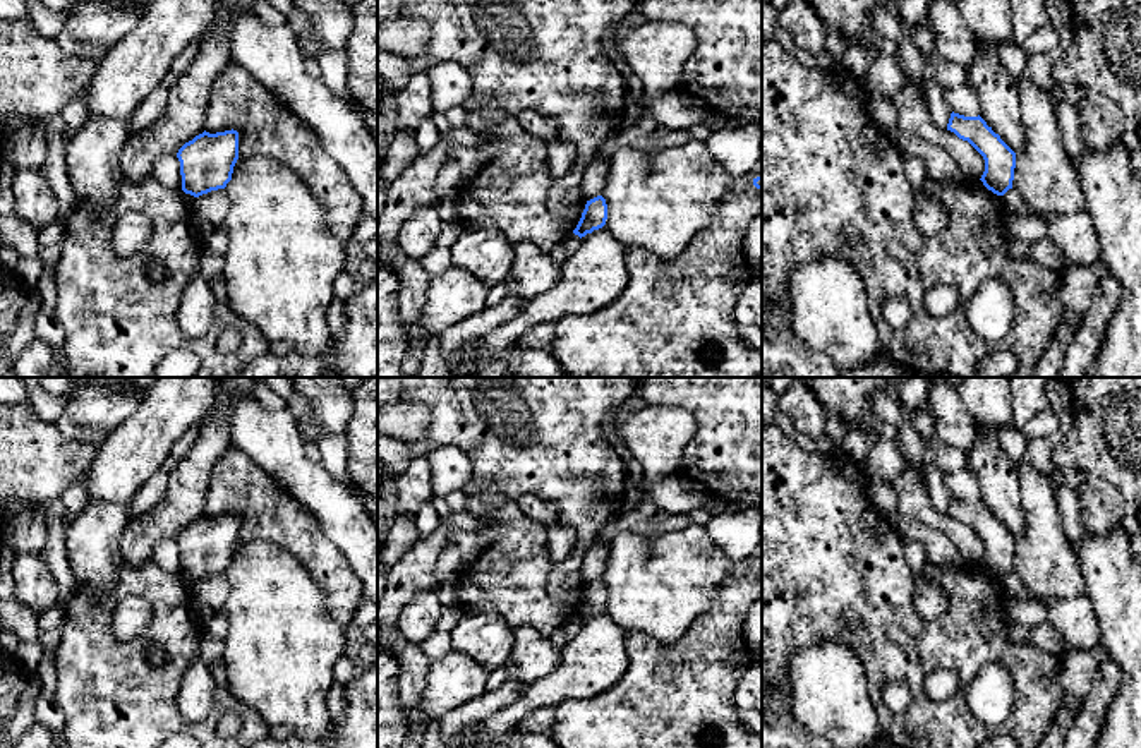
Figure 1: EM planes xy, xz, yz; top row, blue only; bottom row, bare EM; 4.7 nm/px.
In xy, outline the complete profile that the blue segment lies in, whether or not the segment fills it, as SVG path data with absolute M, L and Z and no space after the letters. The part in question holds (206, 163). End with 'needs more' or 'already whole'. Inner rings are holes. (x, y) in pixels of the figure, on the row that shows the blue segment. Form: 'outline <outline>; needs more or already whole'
outline M202 132L185 142L177 158L180 161L182 190L194 197L225 189L232 180L238 160L238 132Z; already whole

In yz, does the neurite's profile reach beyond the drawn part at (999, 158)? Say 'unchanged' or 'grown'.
unchanged

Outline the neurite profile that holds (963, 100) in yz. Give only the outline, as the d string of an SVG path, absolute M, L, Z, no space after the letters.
M969 81L956 87L945 87L944 98L954 113L964 117L980 115L980 100Z

